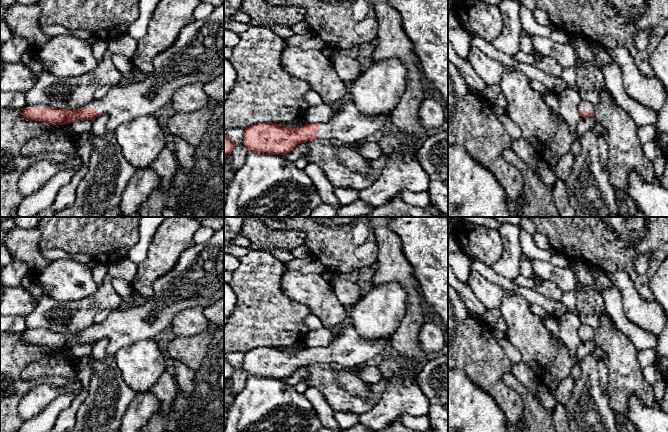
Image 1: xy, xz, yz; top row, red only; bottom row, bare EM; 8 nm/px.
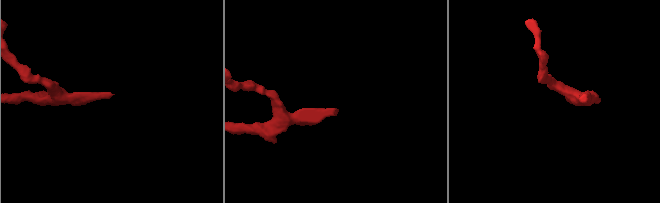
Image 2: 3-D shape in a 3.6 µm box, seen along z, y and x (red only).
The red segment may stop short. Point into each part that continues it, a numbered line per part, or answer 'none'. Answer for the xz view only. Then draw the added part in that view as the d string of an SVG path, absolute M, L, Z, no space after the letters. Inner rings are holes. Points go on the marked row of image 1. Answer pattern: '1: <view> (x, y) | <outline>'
1: xz (348, 125) | M347 97L338 112L328 122L320 124L317 136L319 139L335 139L346 145L354 145L378 132L389 121L390 114L376 117L362 115L355 103Z

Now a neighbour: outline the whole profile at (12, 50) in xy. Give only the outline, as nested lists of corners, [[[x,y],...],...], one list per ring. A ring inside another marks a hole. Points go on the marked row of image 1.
[[[13,35],[11,39],[2,43],[0,60],[5,63],[19,63],[22,55],[28,50],[28,43],[23,38]]]

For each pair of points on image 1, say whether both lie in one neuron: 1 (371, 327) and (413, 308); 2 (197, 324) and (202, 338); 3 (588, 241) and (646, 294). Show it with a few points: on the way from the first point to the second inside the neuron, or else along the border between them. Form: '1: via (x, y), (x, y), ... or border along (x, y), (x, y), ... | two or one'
1: border along (404, 288), (406, 293), (405, 312), (393, 333) | two
2: border along (209, 323), (199, 333), (177, 337) | two
3: via (604, 248), (614, 254), (636, 278) | one

